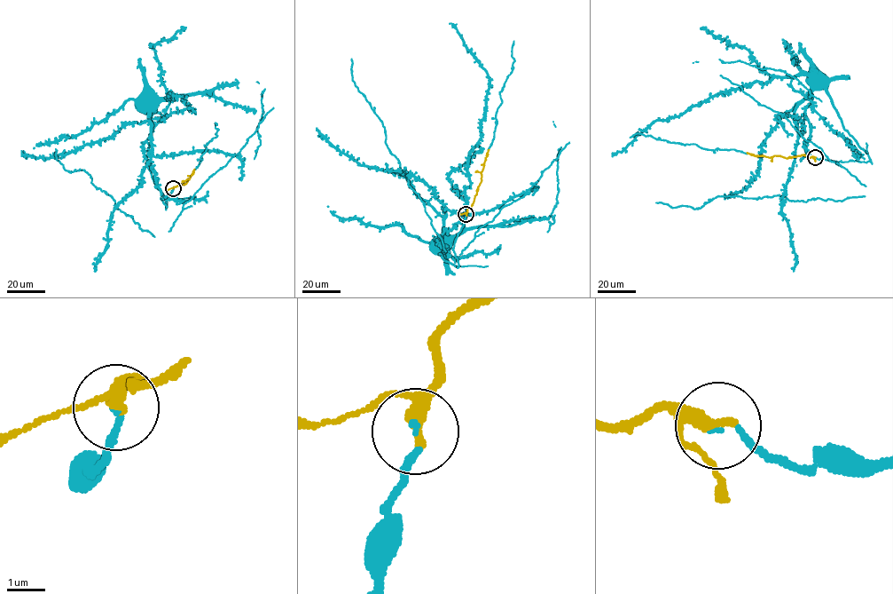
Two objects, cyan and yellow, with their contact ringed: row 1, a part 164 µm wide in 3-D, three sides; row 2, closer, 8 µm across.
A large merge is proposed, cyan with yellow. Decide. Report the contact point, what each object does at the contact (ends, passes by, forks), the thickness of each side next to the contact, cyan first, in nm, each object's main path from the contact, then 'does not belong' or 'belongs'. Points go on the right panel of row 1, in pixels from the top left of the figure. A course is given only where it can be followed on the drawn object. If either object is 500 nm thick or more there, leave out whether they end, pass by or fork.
place (815, 157); cyan ends; yellow passes by; calibres 120 and 280 nm; course cyan (815, 157), (866, 162), (869, 157), (844, 129), (827, 91), (815, 88), (810, 81); course yellow (815, 157), (802, 154), (768, 157), (747, 152); belongs

